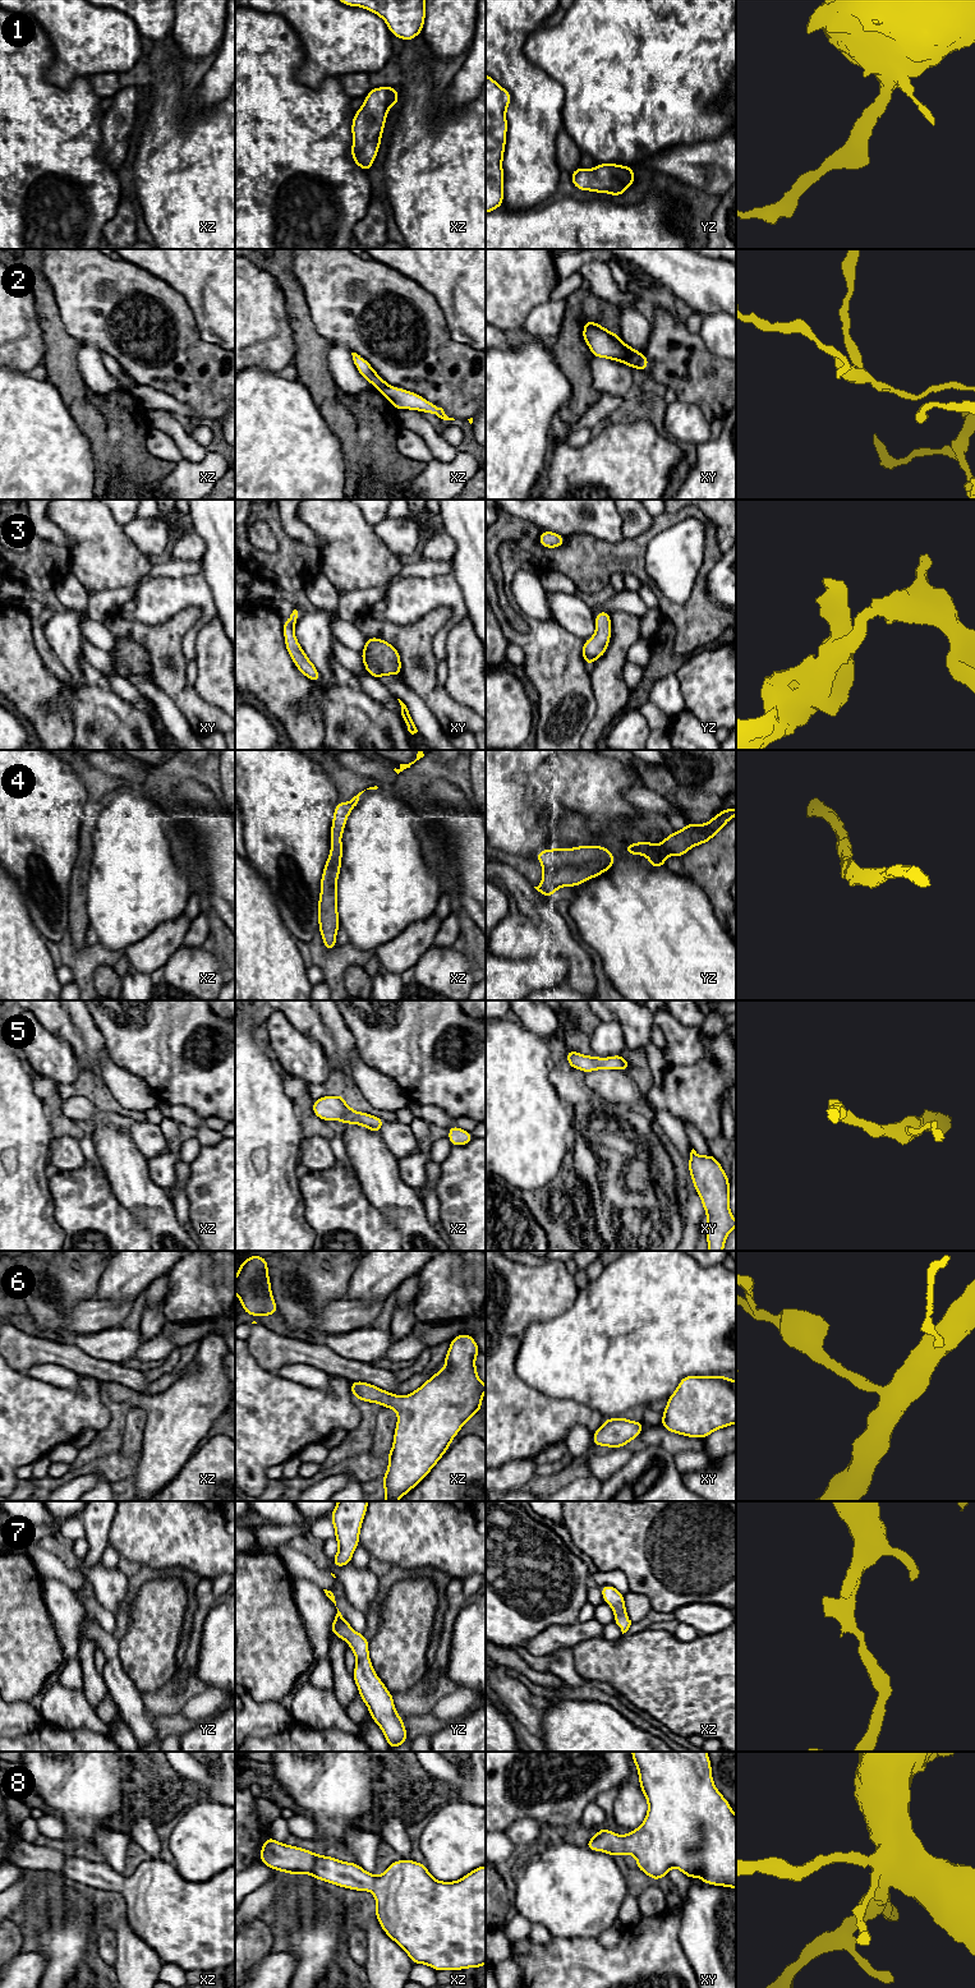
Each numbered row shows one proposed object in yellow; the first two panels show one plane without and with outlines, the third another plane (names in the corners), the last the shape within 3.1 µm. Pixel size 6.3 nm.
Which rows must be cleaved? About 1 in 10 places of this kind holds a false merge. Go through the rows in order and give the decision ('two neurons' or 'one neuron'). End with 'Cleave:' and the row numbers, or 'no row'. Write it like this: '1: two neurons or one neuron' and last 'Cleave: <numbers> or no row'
1: one neuron
2: two neurons
3: one neuron
4: one neuron
5: one neuron
6: one neuron
7: one neuron
8: one neuron
Cleave: 2

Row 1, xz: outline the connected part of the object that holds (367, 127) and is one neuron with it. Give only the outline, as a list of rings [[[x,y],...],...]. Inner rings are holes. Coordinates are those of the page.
[[[376,87],[364,98],[363,106],[354,112],[351,121],[351,157],[365,172],[372,167],[381,148],[387,111],[399,103],[397,87]]]

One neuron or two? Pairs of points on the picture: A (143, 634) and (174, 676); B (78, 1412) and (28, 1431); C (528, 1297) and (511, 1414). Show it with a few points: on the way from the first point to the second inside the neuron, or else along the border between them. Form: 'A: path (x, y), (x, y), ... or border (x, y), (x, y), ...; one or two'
A: path (153, 644), (166, 657), (166, 666); one
B: path (65, 1413), (44, 1416), (41, 1418); one
C: path (502, 1326), (502, 1385); one

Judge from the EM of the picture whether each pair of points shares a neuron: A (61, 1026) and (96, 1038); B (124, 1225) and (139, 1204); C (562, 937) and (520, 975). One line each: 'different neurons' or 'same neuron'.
A: different neurons
B: different neurons
C: different neurons

